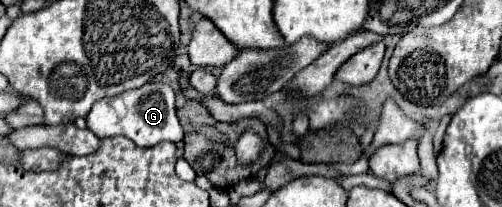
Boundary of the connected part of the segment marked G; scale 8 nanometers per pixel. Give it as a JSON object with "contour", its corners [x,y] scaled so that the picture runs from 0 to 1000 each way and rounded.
{"contour":[[[299,391],[287,420],[275,420],[263,440],[243,440],[239,459],[227,459],[223,478],[191,488],[183,536],[171,565],[171,594],[175,594],[175,623],[187,652],[195,652],[199,671],[247,652],[279,710],[303,710],[319,681],[355,691],[355,681],[363,681],[367,633],[355,594],[347,488],[351,488],[347,430],[339,411]]]}

